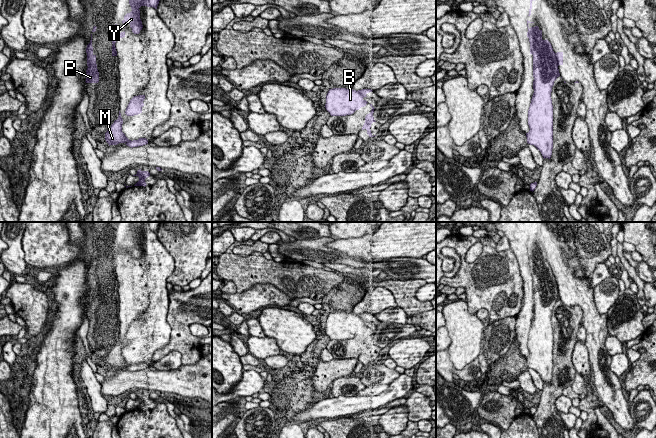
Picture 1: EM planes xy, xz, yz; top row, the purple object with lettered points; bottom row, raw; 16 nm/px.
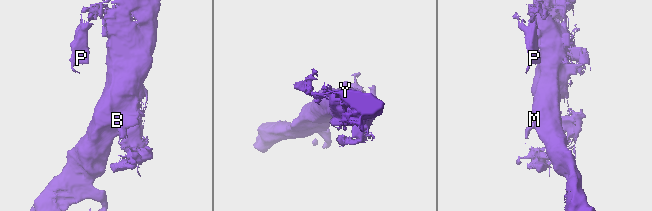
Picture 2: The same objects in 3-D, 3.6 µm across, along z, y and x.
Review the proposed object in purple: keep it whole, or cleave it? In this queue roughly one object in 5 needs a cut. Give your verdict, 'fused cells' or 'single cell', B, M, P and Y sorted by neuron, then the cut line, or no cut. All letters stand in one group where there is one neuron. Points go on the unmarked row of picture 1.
single cell | B M P Y | no cut

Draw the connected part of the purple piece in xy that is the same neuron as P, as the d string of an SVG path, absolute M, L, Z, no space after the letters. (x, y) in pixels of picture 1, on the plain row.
M92 258L90 267L86 272L87 277L87 294L86 294L86 307L98 307L99 306L99 296L96 288L96 279L93 278L92 271Z

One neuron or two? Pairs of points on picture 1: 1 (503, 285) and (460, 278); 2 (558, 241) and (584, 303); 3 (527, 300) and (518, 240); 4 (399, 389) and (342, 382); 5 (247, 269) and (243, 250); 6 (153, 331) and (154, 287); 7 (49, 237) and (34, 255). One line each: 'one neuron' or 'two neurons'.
1: one neuron
2: one neuron
3: one neuron
4: two neurons
5: two neurons
6: one neuron
7: one neuron

